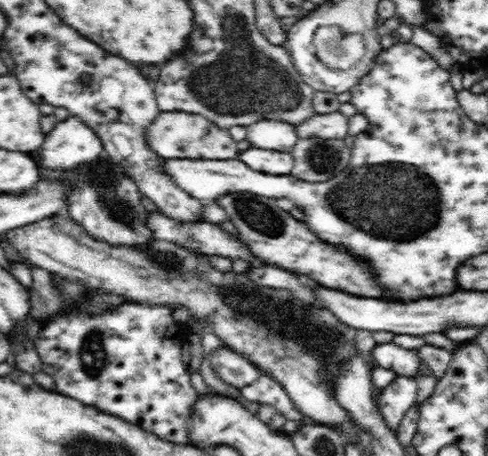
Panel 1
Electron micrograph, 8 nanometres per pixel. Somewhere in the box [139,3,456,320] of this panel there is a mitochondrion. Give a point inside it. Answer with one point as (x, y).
(244, 81)

